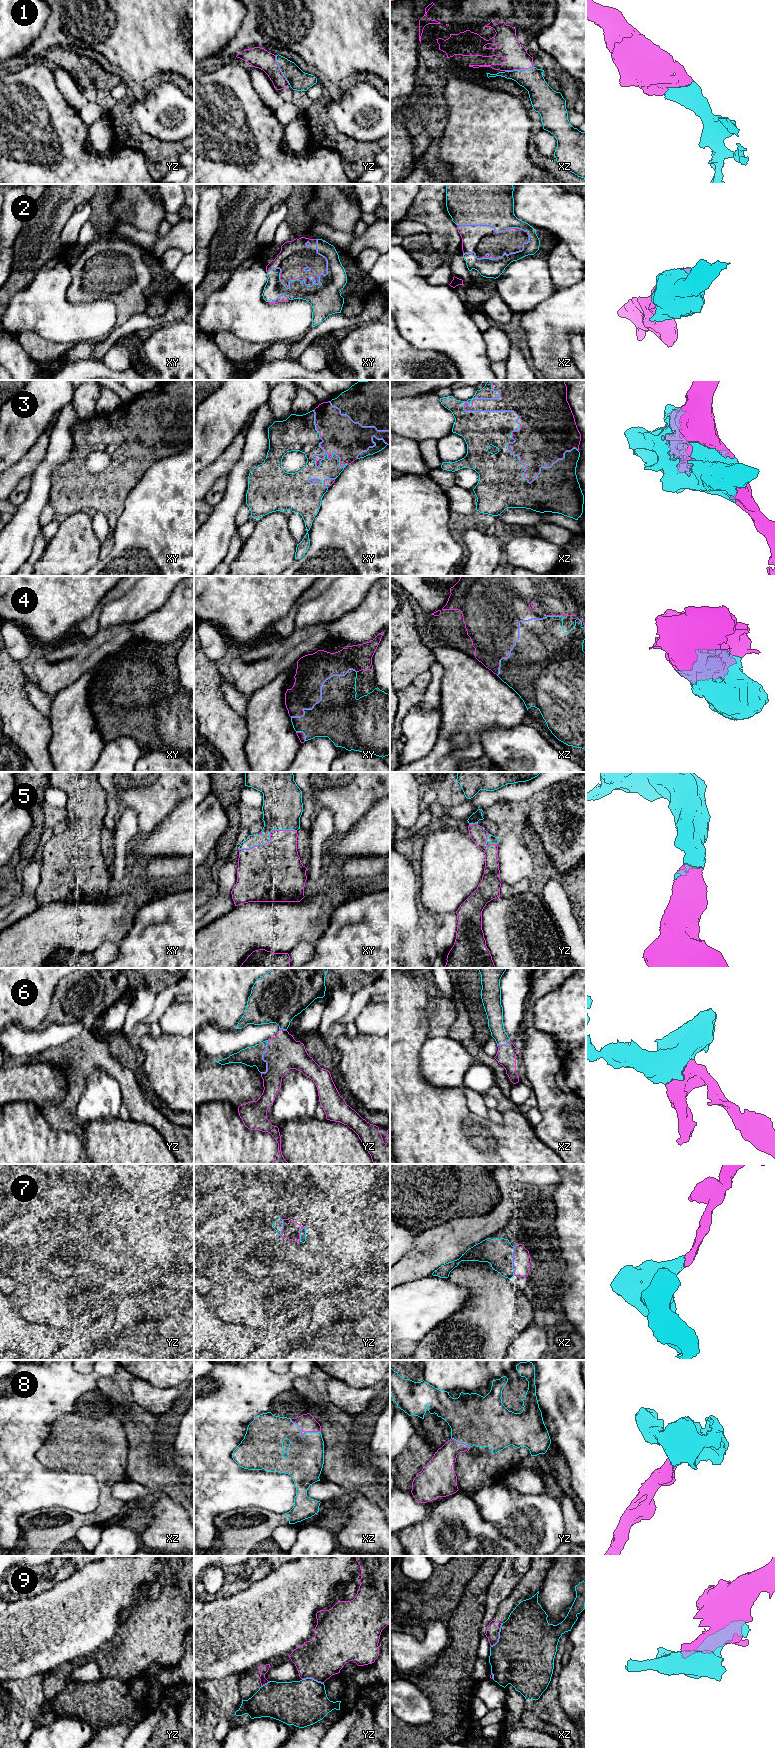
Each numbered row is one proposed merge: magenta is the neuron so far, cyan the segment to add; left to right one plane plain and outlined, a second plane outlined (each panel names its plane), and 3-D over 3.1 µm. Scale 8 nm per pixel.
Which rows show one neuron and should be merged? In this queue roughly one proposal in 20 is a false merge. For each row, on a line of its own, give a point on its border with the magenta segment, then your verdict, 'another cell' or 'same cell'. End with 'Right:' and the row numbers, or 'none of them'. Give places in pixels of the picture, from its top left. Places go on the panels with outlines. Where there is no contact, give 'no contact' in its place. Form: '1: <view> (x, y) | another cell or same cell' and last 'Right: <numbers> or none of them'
1: yz (279, 70) | same cell
2: xz (495, 232) | same cell
3: xz (508, 445) | same cell
4: xz (518, 629) | same cell
5: xy (270, 838) | same cell
6: yz (263, 1058) | same cell
7: xz (513, 1261) | same cell
8: xz (302, 1436) | same cell
9: xz (498, 1635) | another cell
Right: 1, 2, 3, 4, 5, 6, 7, 8

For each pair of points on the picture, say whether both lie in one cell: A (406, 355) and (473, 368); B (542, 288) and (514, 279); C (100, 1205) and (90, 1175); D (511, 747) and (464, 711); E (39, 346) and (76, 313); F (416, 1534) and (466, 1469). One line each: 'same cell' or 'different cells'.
A: different cells
B: same cell
C: different cells
D: different cells
E: different cells
F: different cells

